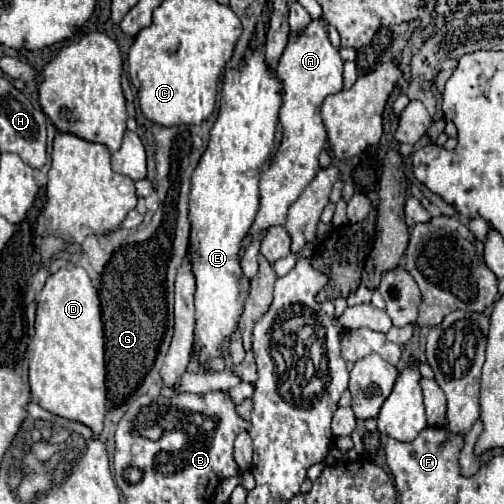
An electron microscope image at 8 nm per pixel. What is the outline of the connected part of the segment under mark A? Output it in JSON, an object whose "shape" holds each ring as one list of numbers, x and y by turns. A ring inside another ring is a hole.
{"shape":[[324,17,312,19,298,33,290,31,286,49,276,67,276,77,282,83,282,89,280,89,282,143,272,163,260,177,260,209,250,229,250,235,244,239,242,251,250,243,252,233,256,233,258,229,270,229,274,225,286,223,288,207,298,199,298,195,306,189,306,185,318,173,318,155,328,139,322,117,320,117,320,107,326,95,342,91,342,59,340,59,338,49,328,39]]}

